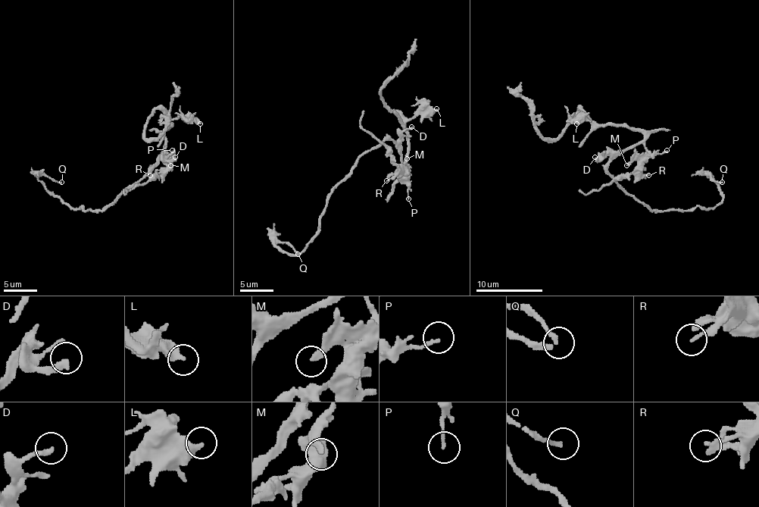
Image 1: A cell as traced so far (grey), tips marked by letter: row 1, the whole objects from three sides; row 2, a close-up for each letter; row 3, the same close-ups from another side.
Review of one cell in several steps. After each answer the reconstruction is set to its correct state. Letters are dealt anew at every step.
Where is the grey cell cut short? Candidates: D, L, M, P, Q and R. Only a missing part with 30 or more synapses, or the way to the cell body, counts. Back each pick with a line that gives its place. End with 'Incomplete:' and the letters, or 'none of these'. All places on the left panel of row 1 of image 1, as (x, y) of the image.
Incomplete: none of these

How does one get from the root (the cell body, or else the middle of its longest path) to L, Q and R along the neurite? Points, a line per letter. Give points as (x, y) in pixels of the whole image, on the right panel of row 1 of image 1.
L: (613, 158), (635, 147), (643, 139), (643, 136), (623, 125), (591, 123), (583, 117), (576, 123)
Q: (613, 158), (607, 169), (612, 177), (654, 211), (713, 209), (722, 201), (722, 192), (710, 175), (722, 182)
R: (613, 158), (625, 150), (641, 144), (647, 150), (647, 158), (640, 165), (640, 170), (648, 175)

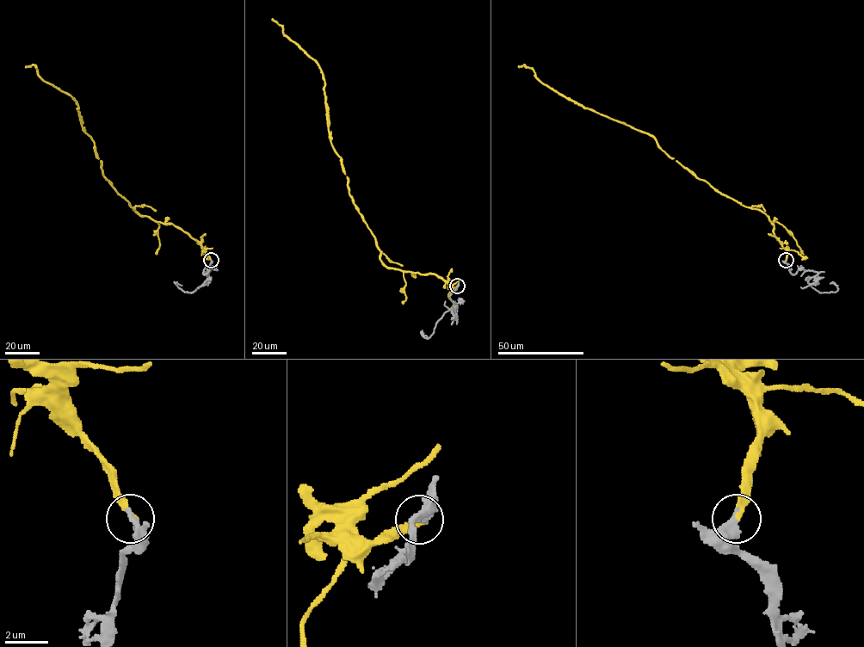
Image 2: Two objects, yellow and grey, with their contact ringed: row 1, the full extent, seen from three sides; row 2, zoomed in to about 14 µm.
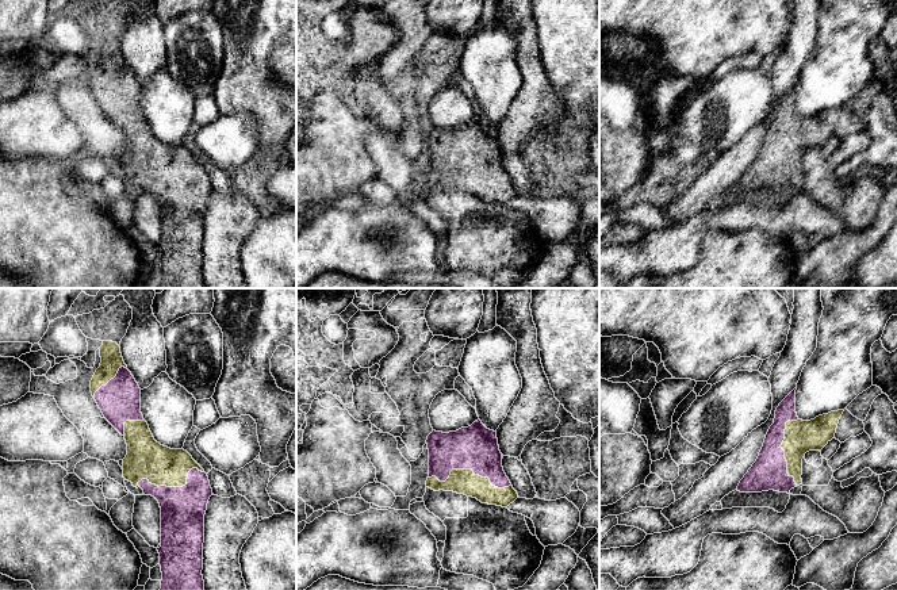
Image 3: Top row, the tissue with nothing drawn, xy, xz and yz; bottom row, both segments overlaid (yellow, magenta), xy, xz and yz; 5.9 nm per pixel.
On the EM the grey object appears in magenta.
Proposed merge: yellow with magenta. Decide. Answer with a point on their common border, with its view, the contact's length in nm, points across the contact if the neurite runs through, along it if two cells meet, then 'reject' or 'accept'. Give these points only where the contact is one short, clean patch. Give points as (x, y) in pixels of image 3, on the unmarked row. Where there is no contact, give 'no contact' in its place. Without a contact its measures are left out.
meets yellow in xz at (468, 167); contact 500 nm long; accept

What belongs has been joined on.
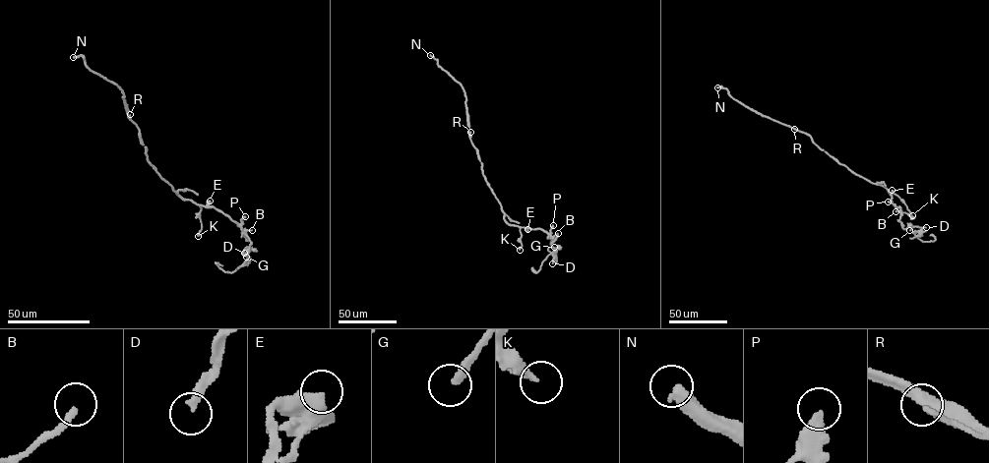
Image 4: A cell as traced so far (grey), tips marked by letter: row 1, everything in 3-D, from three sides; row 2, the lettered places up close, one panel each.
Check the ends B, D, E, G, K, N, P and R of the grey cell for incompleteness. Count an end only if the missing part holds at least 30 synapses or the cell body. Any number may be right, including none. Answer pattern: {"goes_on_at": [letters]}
{"goes_on_at": ["D", "G"]}

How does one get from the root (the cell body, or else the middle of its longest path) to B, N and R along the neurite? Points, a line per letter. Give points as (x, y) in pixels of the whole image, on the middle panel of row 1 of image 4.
B: (493, 193), (508, 223), (541, 229), (552, 236), (558, 233)
N: (493, 193), (483, 174), (477, 150), (469, 138), (463, 89), (430, 55)
R: (493, 193), (483, 174), (470, 132)

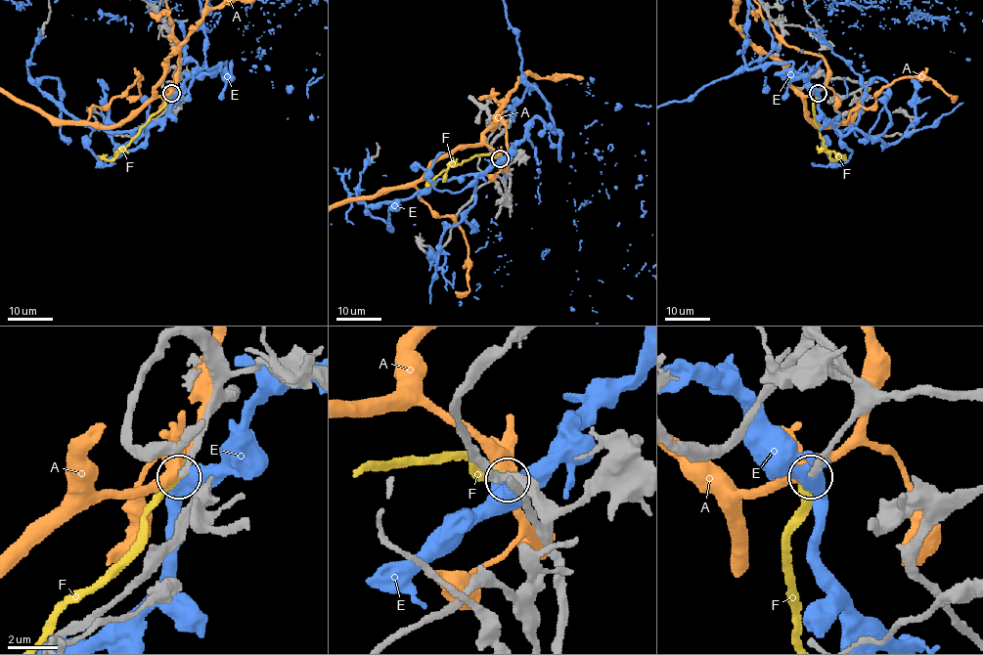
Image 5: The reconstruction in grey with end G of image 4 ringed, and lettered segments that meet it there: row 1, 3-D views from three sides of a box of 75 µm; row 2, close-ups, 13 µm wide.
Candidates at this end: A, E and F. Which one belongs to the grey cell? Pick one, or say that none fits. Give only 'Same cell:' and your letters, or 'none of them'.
Same cell: F

